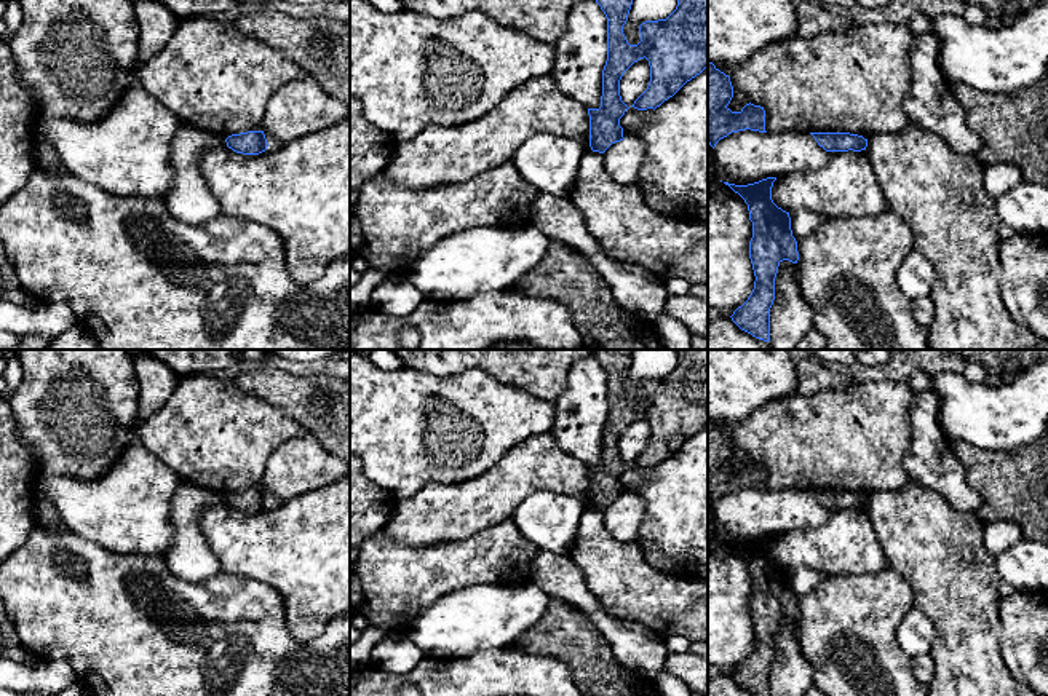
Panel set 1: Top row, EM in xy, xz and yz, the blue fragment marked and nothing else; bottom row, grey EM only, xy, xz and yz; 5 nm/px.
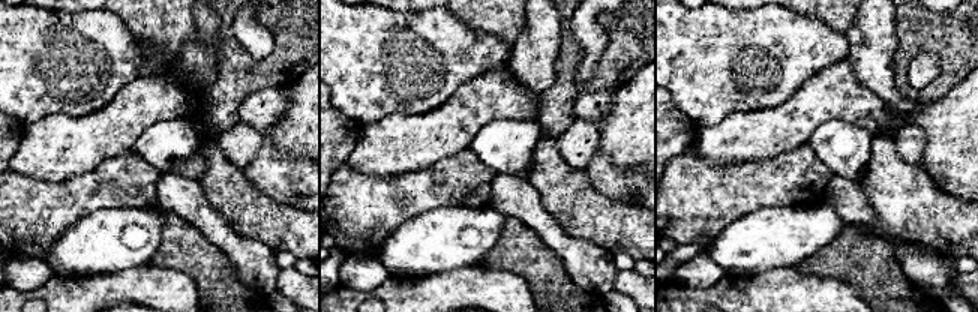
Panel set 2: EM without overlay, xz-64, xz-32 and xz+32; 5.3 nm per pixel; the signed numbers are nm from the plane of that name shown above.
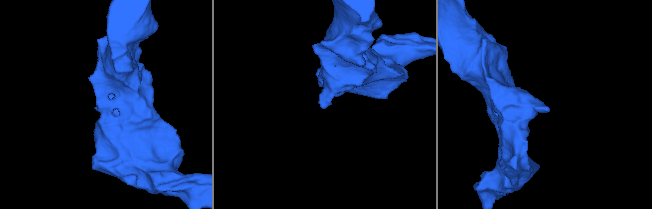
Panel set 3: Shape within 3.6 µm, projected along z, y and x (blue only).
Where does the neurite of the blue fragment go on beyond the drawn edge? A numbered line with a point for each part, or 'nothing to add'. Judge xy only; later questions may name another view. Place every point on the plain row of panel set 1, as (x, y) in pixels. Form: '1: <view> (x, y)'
nothing to add

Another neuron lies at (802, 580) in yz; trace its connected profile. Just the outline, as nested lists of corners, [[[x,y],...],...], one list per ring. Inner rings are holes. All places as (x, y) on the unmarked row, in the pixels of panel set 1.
[[[807,567],[792,568],[789,570],[789,575],[792,594],[796,595],[796,599],[807,595],[828,576],[821,571]]]

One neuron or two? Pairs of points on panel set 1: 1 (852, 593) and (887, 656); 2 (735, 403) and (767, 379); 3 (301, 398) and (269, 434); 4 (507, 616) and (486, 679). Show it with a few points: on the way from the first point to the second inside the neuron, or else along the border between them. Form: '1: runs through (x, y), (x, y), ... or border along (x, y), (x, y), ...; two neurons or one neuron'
1: runs through (852, 608), (852, 620), (873, 640); one neuron
2: runs through (743, 395), (759, 379); one neuron
3: border along (254, 396), (280, 407), (309, 431); two neurons
4: border along (508, 647), (473, 652), (459, 658); two neurons

